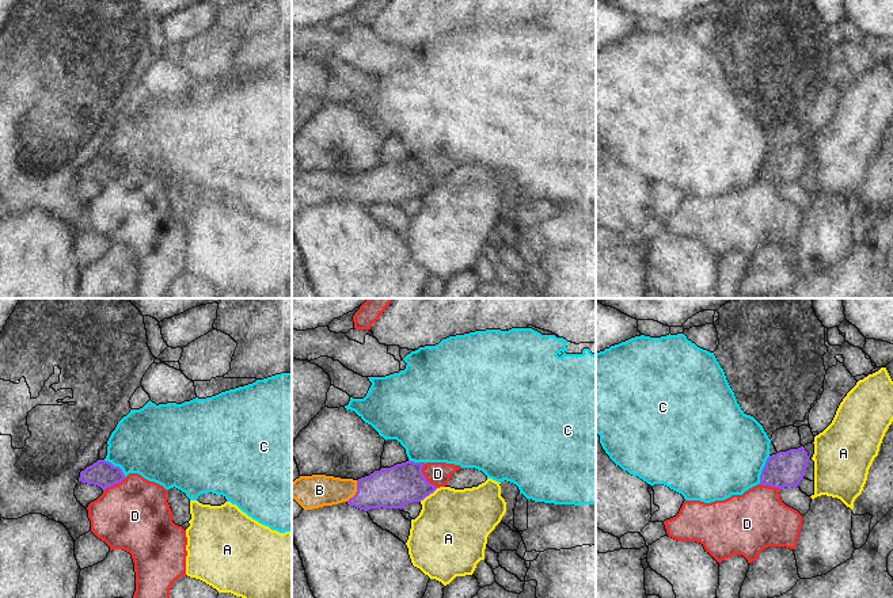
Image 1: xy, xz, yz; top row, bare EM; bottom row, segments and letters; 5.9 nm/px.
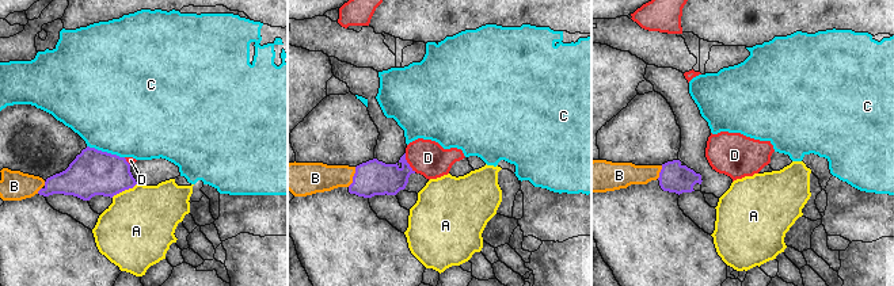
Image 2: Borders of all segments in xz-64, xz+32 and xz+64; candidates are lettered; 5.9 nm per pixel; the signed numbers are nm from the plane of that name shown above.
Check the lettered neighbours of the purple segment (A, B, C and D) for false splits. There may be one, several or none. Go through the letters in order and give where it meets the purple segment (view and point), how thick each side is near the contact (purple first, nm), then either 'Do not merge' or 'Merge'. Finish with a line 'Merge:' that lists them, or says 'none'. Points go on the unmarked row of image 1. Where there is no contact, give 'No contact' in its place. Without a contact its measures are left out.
A: Touches purple at xz (428, 191). Thickness 240 nm (purple) against 420 nm. Do not merge
B: Touches purple at xz (357, 187). Thickness 240 nm (purple) against 200 nm. Merge
C: Touches purple at yz (763, 166). Thickness 200 nm (purple) against 480 nm. Do not merge
D: Touches purple at xz (424, 172). Thickness 240 nm (purple) against 140 nm. Do not merge
Merge: B

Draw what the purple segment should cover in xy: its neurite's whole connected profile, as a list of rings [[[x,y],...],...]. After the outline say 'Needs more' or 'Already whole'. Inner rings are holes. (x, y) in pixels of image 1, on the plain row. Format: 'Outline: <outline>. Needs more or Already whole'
Outline: [[[98,156],[80,168],[79,178],[98,182],[104,187],[106,184],[121,179],[124,175],[125,171],[119,163],[114,163],[104,156]]]. Already whole

